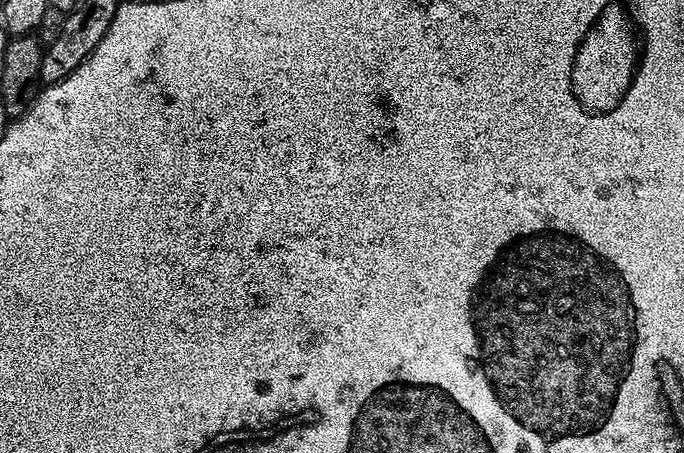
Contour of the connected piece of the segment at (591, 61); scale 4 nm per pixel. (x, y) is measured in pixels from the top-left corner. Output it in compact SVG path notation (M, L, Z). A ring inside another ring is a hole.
M616 2L607 4L592 29L582 38L576 51L576 60L572 63L572 92L588 112L609 112L614 106L618 106L618 102L626 94L633 76L636 75L638 32L634 27L633 17L623 7L621 8L616 5Z

